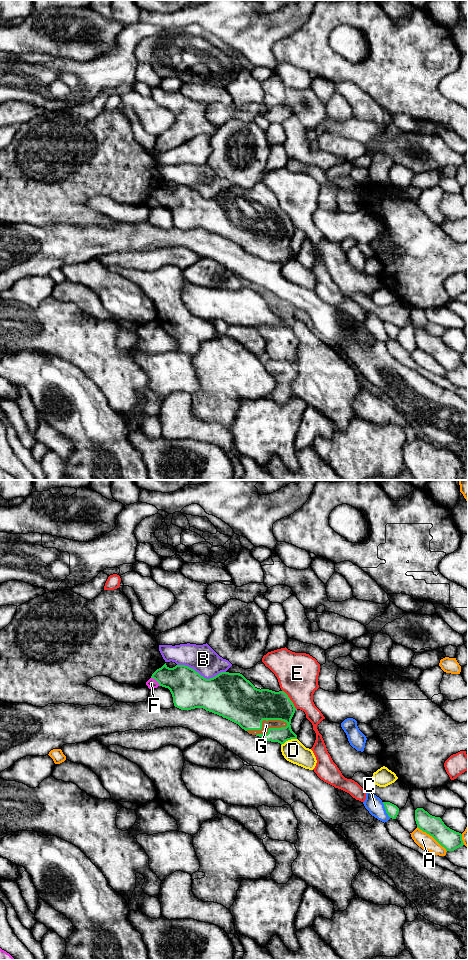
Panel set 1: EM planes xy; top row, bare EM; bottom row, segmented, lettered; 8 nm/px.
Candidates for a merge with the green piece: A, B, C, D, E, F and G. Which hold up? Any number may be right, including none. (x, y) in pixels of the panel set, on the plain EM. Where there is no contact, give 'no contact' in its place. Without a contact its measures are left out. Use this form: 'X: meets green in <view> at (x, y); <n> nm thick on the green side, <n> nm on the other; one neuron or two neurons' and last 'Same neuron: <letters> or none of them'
A: meets green in xy at (432, 356); 160 nm thick on the green side, 120 nm on the other; two neurons
B: meets green in xy at (200, 195); 320 nm thick on the green side, 220 nm on the other; two neurons
C: meets green in xy at (385, 329); 100 nm thick on the green side, 140 nm on the other; two neurons
D: meets green in xy at (288, 259); 180 nm thick on the green side, 180 nm on the other; two neurons
E: meets green in xy at (289, 219); 240 nm thick on the green side, 340 nm on the other; two neurons
F: meets green in xy at (156, 200); 280 nm thick on the green side, 80 nm on the other; two neurons
G: meets green in xy at (263, 239); 340 nm thick on the green side, 70 nm on the other; one neuron
Same neuron: G

